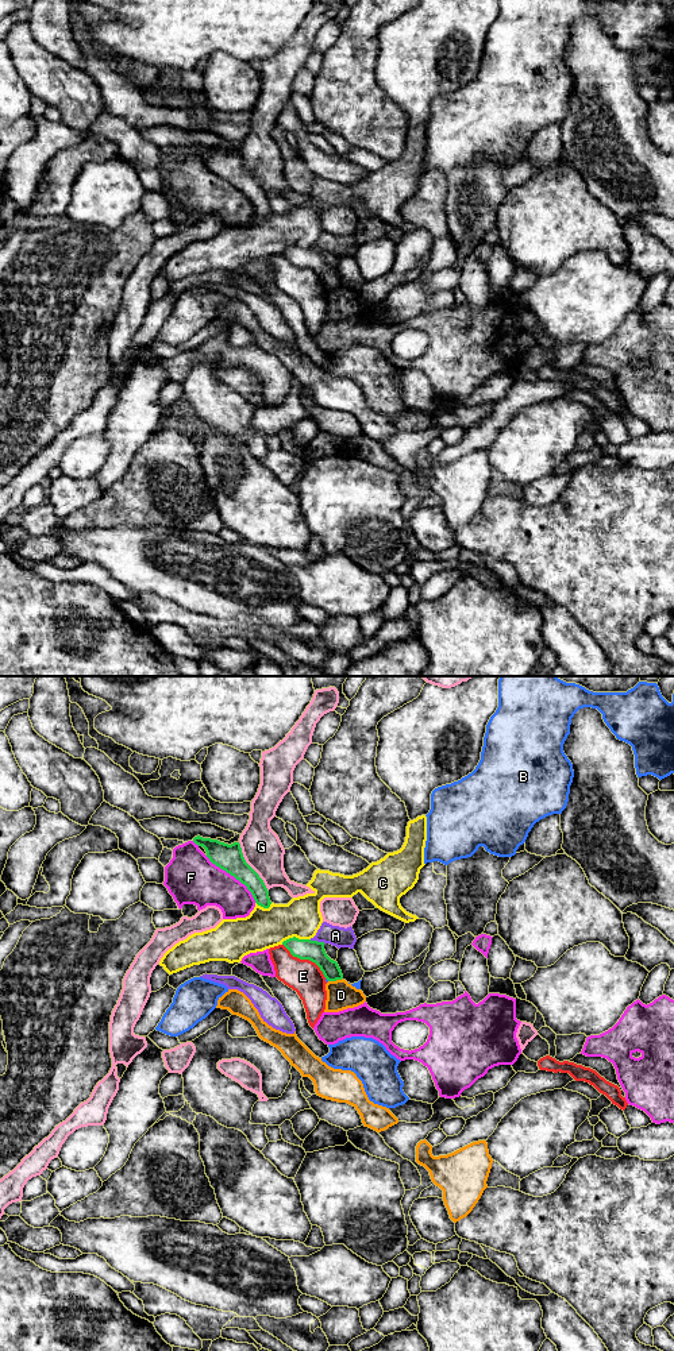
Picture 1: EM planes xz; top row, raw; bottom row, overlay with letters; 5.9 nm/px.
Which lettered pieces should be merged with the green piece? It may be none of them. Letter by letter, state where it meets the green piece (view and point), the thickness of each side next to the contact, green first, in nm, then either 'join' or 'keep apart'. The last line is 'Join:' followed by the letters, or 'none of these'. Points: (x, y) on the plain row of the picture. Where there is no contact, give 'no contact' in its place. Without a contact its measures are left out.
A: xz (316, 250) | 130/120 nm | keep apart
B: xz (327, 288) | 130/20 nm | keep apart
C: xz (295, 246) | 130/240 nm | keep apart
D: xz (335, 289) | 120/170 nm | keep apart
E: xz (305, 267) | 130/200 nm | keep apart
F: xz (234, 185) | 160/300 nm | keep apart
G: xz (250, 176) | 160/240 nm | keep apart
Join: none of these

